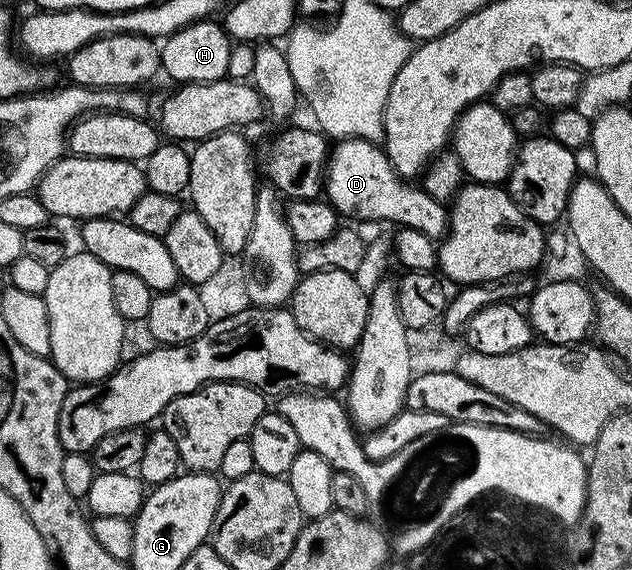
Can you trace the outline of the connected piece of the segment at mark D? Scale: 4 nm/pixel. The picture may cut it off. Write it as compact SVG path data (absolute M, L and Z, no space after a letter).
M344 138L335 146L338 147L329 151L324 171L324 194L339 215L355 214L358 218L383 218L386 222L398 222L399 227L407 226L416 232L424 232L435 240L441 240L449 234L450 216L447 207L428 196L421 185L399 176L381 145L363 142L361 138Z

